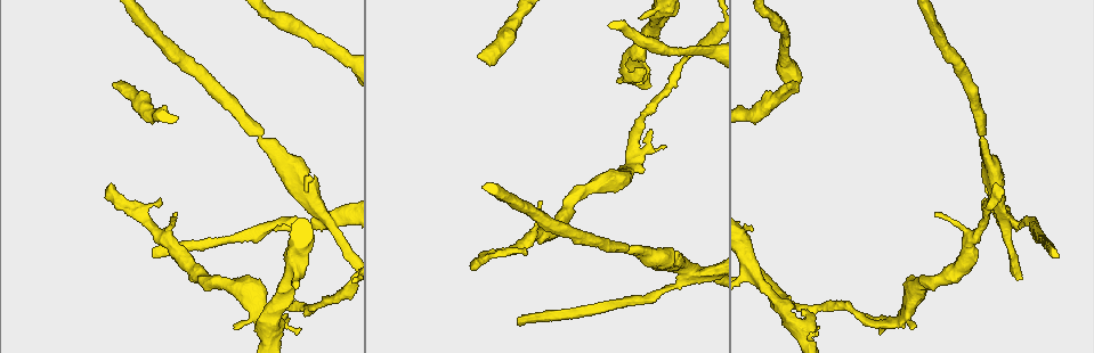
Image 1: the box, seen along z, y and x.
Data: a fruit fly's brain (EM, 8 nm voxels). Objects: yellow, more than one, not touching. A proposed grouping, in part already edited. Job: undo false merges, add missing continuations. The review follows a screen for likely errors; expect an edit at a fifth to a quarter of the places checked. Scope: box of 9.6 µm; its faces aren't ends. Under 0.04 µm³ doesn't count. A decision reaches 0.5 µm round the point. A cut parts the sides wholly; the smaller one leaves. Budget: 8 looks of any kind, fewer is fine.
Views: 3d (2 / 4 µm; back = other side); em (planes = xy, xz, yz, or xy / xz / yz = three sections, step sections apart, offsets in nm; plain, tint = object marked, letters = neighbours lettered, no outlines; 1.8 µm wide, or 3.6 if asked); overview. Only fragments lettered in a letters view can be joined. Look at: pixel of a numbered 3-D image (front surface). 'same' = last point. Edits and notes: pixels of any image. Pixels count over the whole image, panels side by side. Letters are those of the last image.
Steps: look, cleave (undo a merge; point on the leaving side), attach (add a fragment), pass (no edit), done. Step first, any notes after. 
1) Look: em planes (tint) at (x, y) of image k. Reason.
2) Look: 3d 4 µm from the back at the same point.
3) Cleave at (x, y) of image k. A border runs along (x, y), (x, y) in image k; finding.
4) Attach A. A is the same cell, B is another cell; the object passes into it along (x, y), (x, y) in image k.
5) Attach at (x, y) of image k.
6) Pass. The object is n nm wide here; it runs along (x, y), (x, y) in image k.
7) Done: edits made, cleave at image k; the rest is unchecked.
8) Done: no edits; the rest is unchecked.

Look: em planes (letters) at (693, 273) of image 1. Sudden change in width.

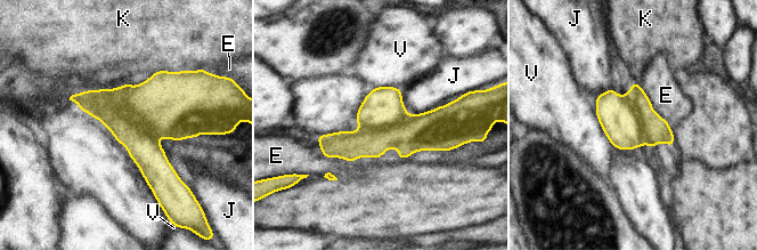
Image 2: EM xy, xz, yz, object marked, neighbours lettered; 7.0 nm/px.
Cleave at (157, 104) of image 2. E, J, K and V are other cells; the part that leaves runs along (448, 111), (409, 136), (320, 139) in image 2; two cells meet here.

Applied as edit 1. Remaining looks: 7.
Look: em xz step 16 (tint) at (995, 184) of image 1. Free end.

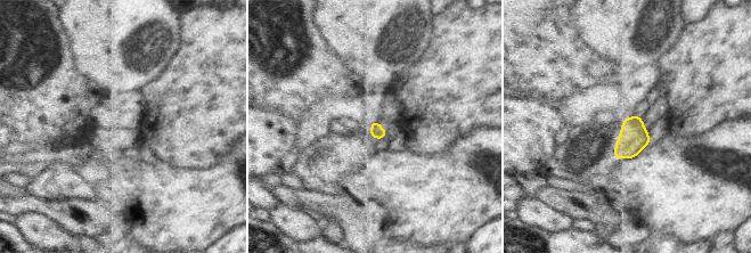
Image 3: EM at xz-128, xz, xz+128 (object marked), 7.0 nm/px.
Look: em planes (letters) at the same point. Cut it another way.

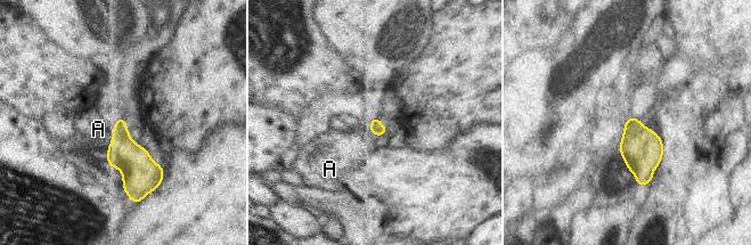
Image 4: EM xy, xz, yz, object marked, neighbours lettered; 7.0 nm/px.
Attach A. The longest contact is with A, 240 nm; A is the same cell; the object passes into it along (133, 161), (113, 132), (98, 129) in image 4; the cell continues.

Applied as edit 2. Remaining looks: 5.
Look: 3d 2 µm at (114, 82) of image 1. Branch stops here.

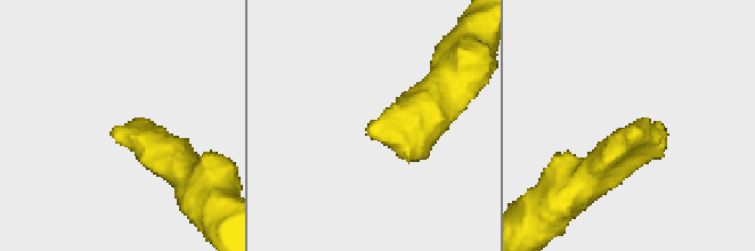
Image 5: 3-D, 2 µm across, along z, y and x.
Look: em planes (letters) at (367, 135) of image 5.

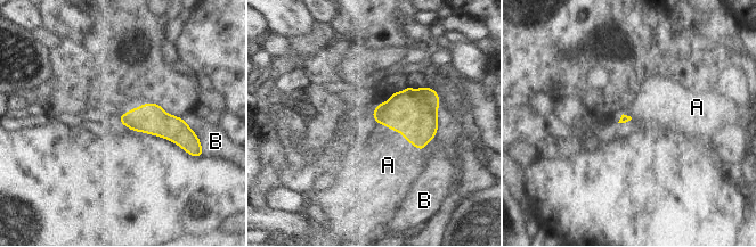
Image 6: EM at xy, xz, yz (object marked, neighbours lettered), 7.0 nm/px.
Attach A. A is the same cell, B is another cell; it goes on there.

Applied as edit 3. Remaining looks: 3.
Done: edits made, cleave at image 2, attach at image 4, attach at image 6; the rest is unchecked.

